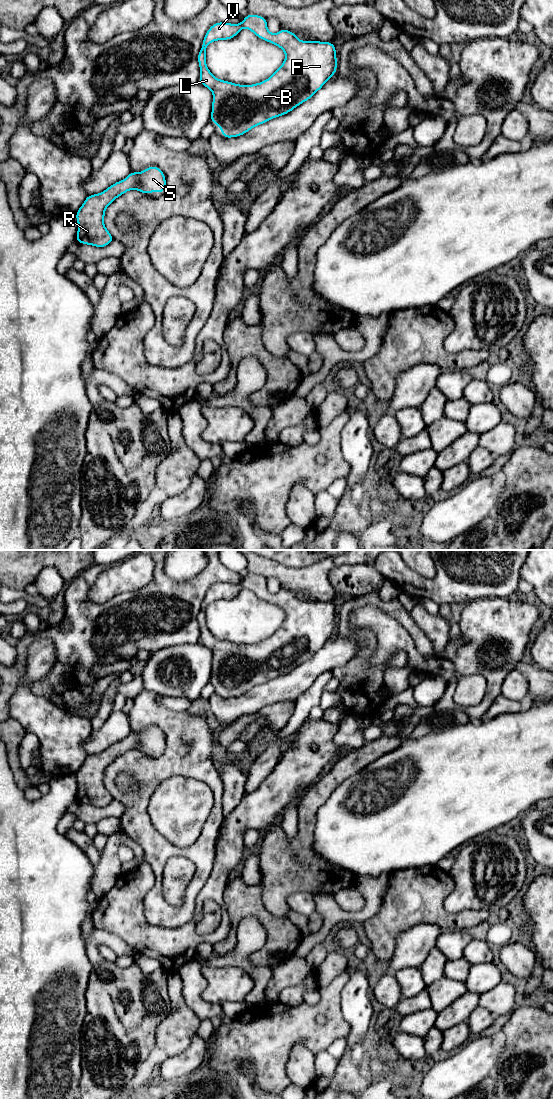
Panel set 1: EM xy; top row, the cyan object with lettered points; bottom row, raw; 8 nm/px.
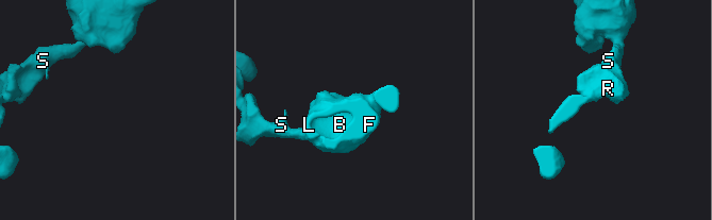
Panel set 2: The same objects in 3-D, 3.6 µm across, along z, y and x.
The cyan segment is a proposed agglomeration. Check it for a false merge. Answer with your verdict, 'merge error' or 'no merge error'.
no merge error

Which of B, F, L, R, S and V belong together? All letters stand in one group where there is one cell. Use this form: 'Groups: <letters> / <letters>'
Groups: B F L R S V

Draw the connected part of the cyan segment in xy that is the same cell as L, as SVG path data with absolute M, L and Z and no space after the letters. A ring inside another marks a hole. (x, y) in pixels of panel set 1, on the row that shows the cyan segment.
M248 14L240 24L218 22L208 29L203 39L197 57L200 67L199 83L213 93L210 121L214 121L215 125L221 128L224 138L239 137L257 125L291 112L312 98L336 74L337 57L335 45L332 42L302 41L294 32L283 28L273 34L267 29L267 20L256 14ZM242 28L249 29L260 39L277 45L286 55L282 65L268 79L260 83L240 85L220 80L213 76L206 65L207 46L217 40L234 38Z

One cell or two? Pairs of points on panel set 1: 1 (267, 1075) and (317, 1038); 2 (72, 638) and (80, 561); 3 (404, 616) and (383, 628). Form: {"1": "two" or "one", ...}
{"1": "one", "2": "two", "3": "two"}

